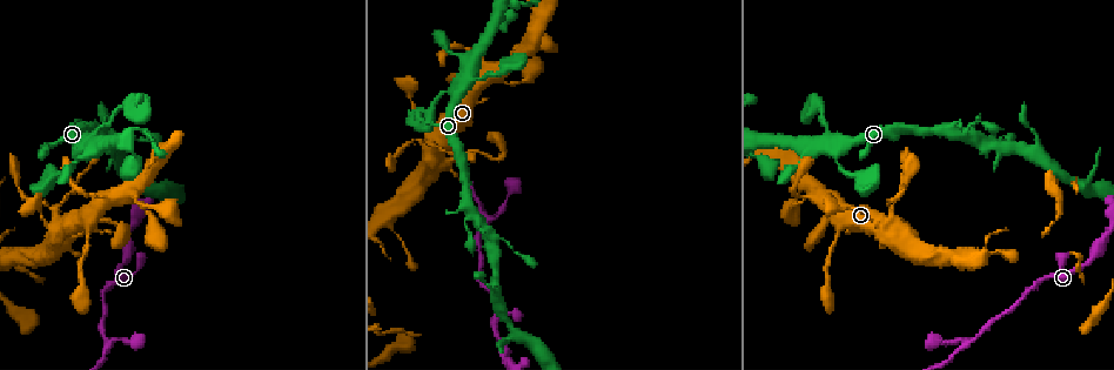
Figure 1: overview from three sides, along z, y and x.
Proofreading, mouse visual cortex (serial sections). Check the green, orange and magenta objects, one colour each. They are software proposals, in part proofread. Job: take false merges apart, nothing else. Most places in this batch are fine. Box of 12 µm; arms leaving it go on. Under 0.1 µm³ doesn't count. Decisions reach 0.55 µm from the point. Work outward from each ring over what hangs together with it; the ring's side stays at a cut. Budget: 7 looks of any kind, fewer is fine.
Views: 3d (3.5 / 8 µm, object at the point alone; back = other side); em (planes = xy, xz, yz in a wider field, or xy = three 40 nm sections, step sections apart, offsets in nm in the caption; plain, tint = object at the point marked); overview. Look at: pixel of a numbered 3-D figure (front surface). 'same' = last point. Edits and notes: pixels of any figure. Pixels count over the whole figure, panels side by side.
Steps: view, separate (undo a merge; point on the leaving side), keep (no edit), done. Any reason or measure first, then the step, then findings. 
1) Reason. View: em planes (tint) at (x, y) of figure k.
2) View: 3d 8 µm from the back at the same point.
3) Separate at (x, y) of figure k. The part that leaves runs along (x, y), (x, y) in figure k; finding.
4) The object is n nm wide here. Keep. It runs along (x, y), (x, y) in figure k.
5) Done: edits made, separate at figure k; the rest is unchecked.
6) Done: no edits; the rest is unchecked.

Four arms meet. View: em planes (tint) at (843, 143) of figure 1.

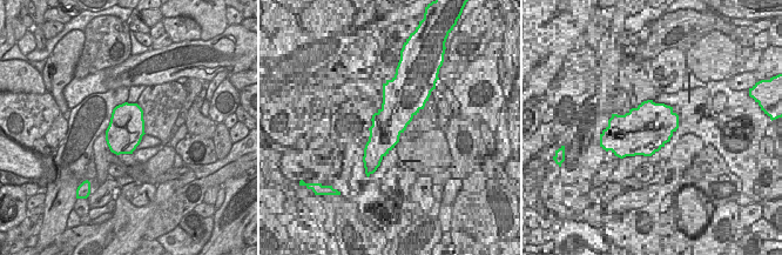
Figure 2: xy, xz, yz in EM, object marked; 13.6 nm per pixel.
See where the arms go. View: 3d 3.5 µm at the same point.

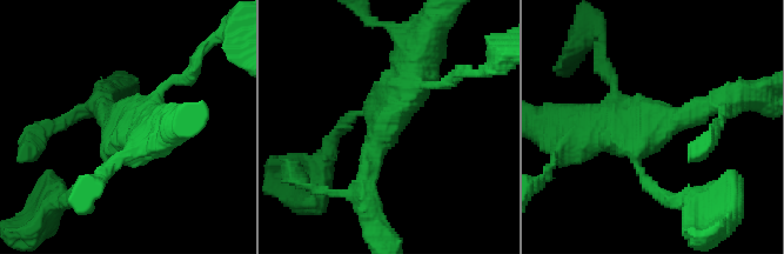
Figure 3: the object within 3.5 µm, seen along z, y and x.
The object is 480 nm wide here. Keep. It runs along (364, 196), (375, 142), (422, 55) in figure 3; continuous, no second cell.

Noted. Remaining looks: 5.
View: 3d 3.5 µm at (822, 107) of figure 1.

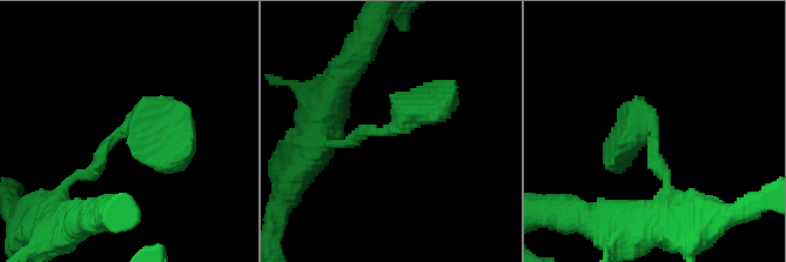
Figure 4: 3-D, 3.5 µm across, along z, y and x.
Need the tissue. View: em xy step 5 (tint) at (120, 129) of figure 4.

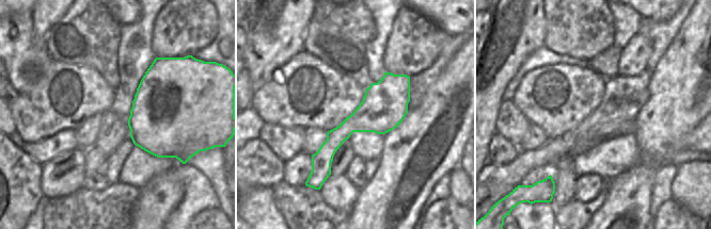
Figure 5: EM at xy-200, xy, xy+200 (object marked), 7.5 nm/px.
The object is 340 nm wide here. Keep. It runs along (330, 143), (391, 129), (449, 93) in figure 4; all the same cell.

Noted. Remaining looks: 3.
Four arms meet. View: 3d 8 µm at (127, 192) of figure 1.

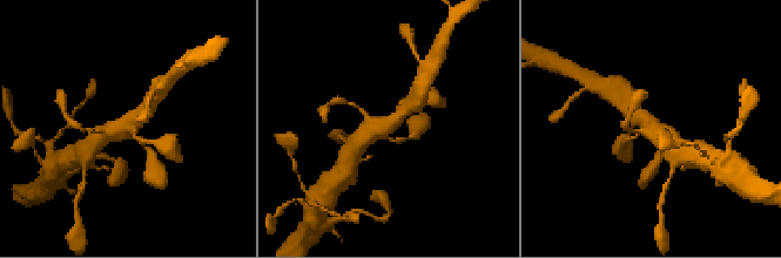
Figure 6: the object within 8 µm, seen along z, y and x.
View: 3d 3.5 µm at (122, 123) of figure 6.

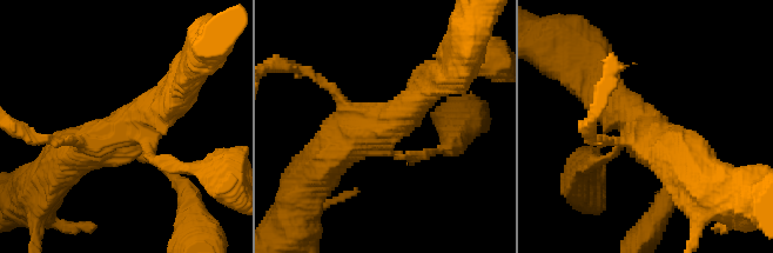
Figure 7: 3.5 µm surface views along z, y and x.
View: em xy step 2 (tint) at (386, 124) of figure 7.

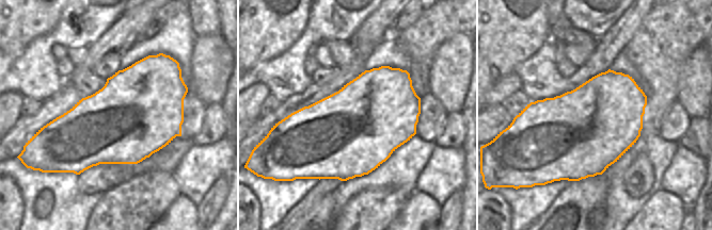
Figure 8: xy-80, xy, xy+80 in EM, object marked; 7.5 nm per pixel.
Keep. It runs along (314, 173), (425, 92) in figure 7; all the same cell.

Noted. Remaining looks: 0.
Done: no edits; the rest is unchecked.

